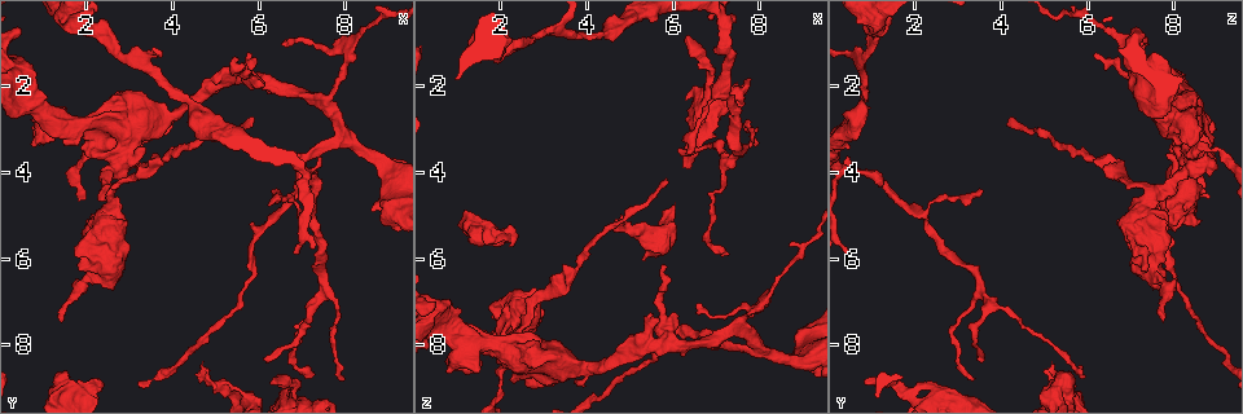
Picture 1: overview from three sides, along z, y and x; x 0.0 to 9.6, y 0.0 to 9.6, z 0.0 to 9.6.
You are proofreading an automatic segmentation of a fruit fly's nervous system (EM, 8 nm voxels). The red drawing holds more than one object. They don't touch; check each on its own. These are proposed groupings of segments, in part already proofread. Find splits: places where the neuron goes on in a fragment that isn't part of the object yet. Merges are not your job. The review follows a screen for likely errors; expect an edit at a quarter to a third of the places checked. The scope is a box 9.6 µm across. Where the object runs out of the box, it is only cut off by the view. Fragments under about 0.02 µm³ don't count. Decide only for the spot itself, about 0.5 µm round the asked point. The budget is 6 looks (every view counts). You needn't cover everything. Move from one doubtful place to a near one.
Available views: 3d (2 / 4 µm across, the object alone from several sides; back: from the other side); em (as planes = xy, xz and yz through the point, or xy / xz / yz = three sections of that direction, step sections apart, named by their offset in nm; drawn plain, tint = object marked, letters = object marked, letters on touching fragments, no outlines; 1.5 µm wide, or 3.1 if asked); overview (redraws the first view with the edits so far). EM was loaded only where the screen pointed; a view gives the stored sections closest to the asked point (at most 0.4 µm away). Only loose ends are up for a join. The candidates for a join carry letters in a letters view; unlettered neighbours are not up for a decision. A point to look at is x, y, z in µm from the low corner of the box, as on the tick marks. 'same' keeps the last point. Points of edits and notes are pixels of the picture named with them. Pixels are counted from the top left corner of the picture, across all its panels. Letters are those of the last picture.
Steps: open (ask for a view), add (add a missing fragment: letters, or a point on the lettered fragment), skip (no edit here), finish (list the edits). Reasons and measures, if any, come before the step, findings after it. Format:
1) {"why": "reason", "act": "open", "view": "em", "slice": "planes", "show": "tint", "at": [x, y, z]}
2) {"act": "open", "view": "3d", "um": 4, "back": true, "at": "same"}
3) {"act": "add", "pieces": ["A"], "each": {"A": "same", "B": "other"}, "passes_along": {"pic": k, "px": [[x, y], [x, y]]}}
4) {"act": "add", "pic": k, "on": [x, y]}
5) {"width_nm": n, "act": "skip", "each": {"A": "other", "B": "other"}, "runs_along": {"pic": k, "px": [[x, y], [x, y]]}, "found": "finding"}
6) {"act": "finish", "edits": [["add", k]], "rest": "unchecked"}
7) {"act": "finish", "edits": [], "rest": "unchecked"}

{"why": "branch stops here", "act": "open", "view": "em", "slice": "xz", "step": 8, "show": "tint", "at": [6.15, 8.40, 3.45]}

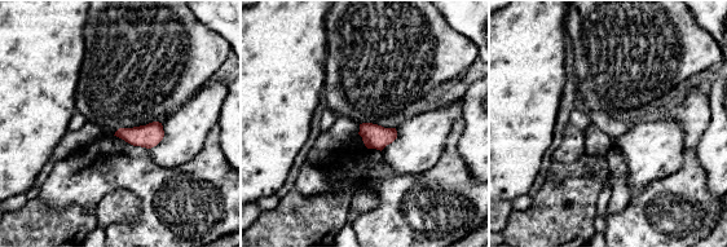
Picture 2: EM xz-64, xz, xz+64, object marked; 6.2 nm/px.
{"act": "open", "view": "em", "slice": "xy", "step": 8, "show": "letters", "at": "same"}

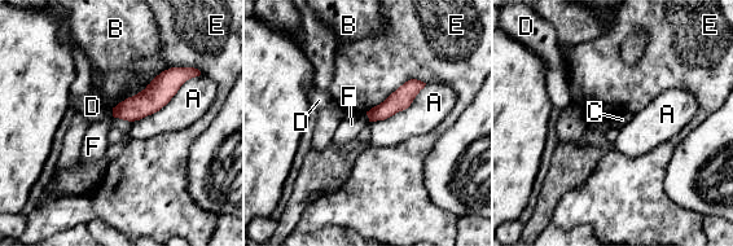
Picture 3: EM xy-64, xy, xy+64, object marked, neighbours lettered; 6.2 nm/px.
{"act": "skip", "each": {"A": "other", "B": "other", "C": "other", "D": "other", "E": "other", "F": "other"}, "border": {"pic": 3, "px": [[150, 82], [112, 108]]}, "found": "no lettered fragment goes on from it"}

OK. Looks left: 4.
{"why": "tapers out", "act": "open", "view": "3d", "um": 2, "at": [4.70, 8.45, 5.15]}

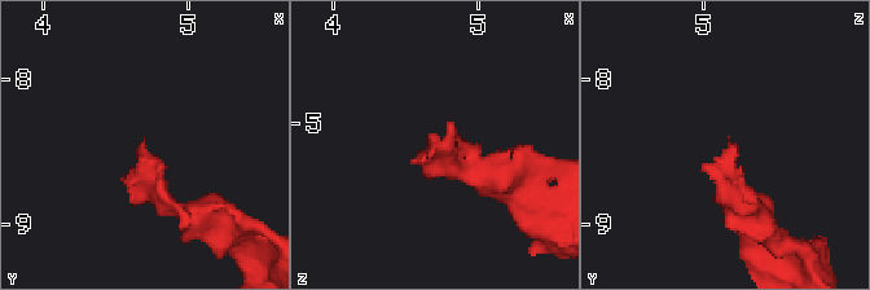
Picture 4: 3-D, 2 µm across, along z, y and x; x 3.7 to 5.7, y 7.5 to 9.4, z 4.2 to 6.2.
{"why": "now the EM", "act": "open", "view": "em", "slice": "planes", "show": "letters", "at": [4.68, 8.44, 5.16]}

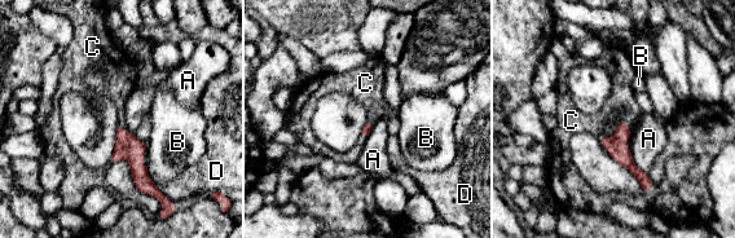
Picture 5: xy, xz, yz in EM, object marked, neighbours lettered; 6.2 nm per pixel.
{"act": "add", "pic": 5, "on": [119, 88], "each": {"A": "other", "B": "other", "C": "same", "D": "other"}, "found": "the neuron continues"}

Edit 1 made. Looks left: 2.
{"why": "thin end", "act": "open", "view": "em", "slice": "xz", "step": 8, "show": "tint", "at": [6.35, 8.75, 0.80]}

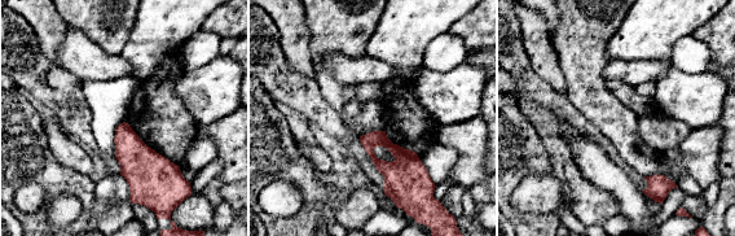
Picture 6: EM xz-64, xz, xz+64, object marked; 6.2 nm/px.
{"why": "another direction", "act": "open", "view": "em", "slice": "planes", "show": "letters", "at": "same"}

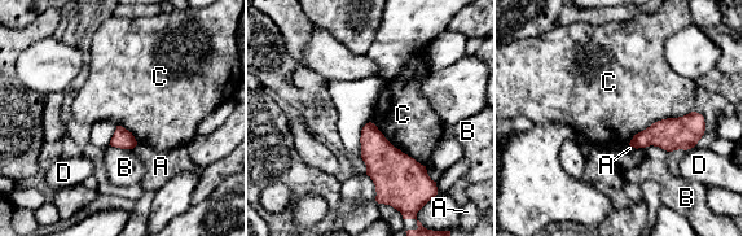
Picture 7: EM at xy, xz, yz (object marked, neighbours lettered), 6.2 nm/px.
{"act": "skip", "each": {"A": "other", "B": "other", "C": "other", "D": "other"}, "border": {"pic": 7, "px": [[693, 110], [653, 122], [628, 144]]}, "found": "none of them fits"}

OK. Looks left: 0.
{"act": "finish", "edits": [["add", 5]], "rest": "unchecked"}

